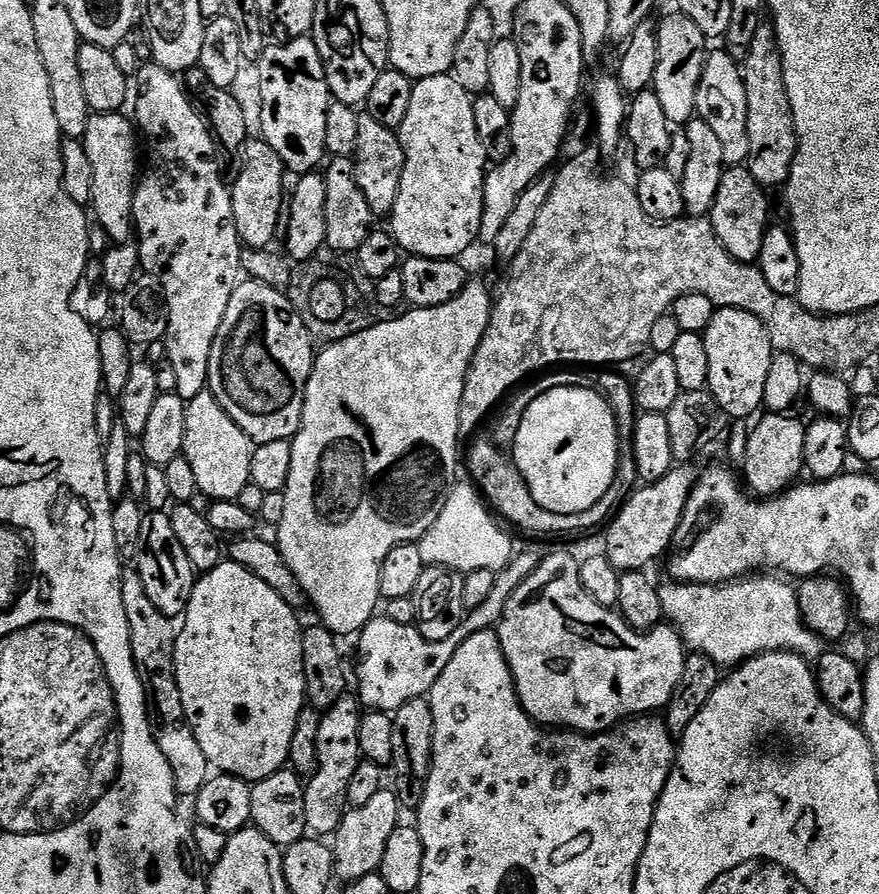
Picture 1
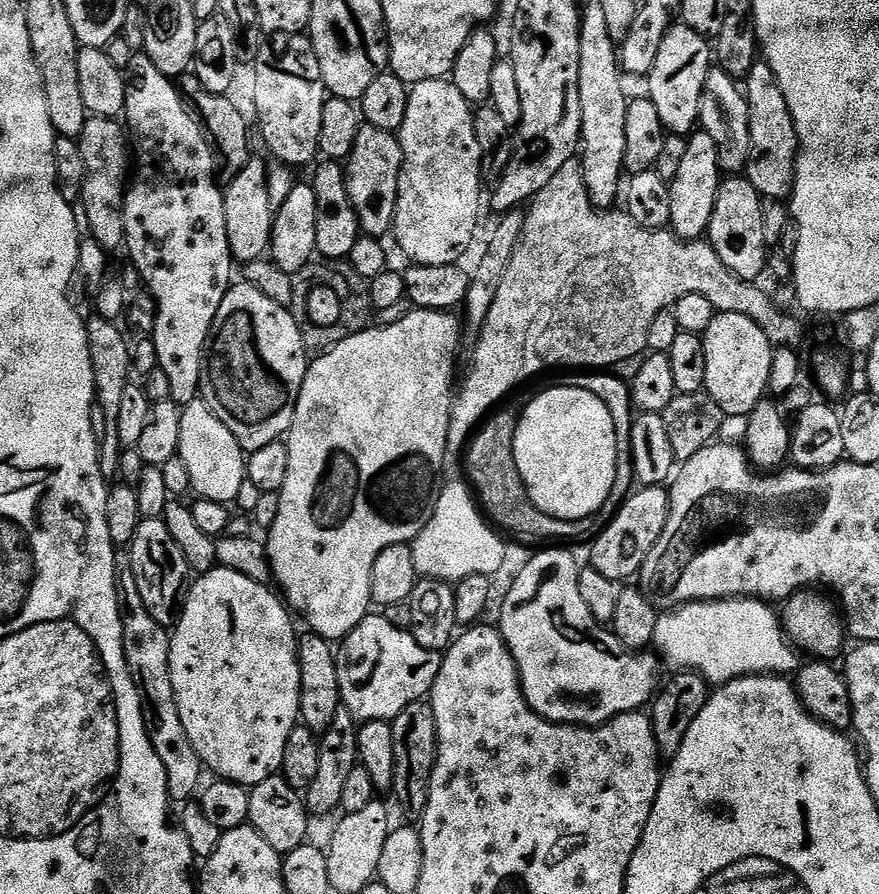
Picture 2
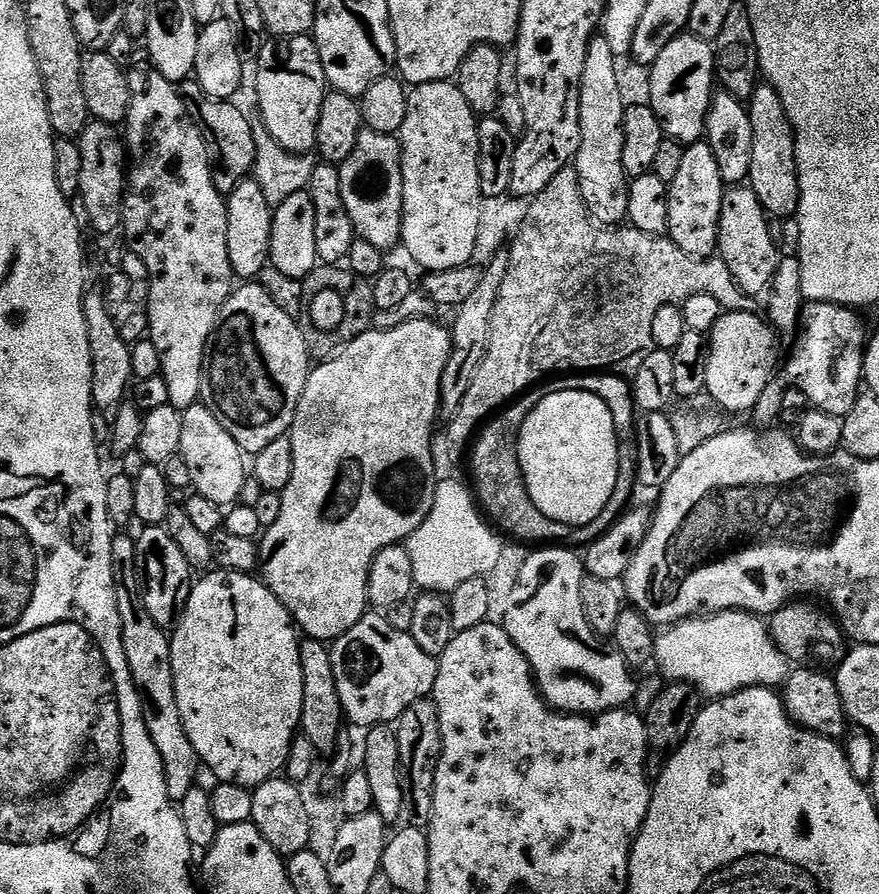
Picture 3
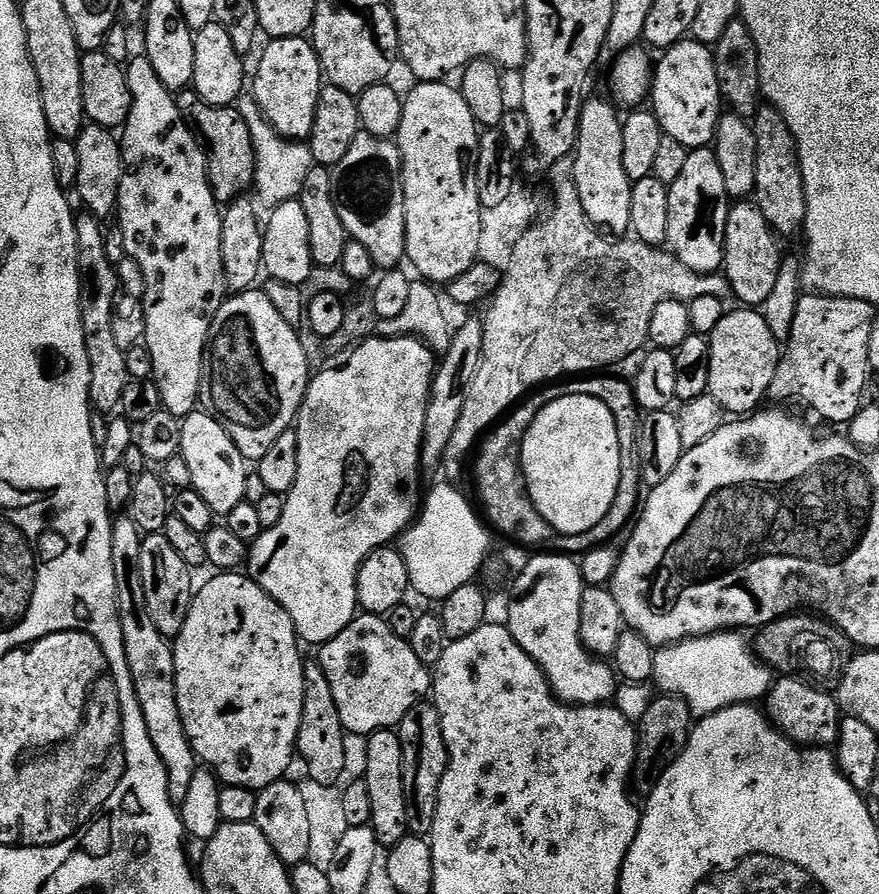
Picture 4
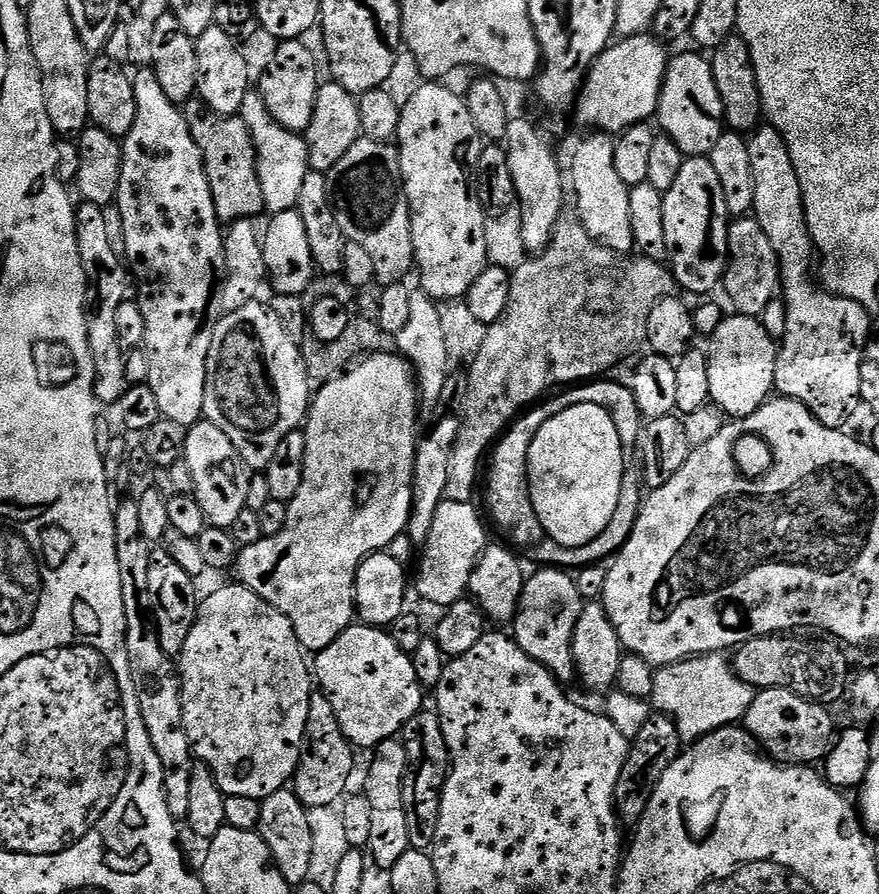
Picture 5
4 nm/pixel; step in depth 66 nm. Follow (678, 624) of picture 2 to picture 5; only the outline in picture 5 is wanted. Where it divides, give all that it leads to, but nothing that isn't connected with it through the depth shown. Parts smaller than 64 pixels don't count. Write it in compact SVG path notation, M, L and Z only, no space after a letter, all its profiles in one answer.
M719 652L690 656L687 660L680 660L676 664L661 667L656 672L651 699L661 713L675 719L680 731L681 741L695 742L701 736L708 736L712 732L717 732L720 728L735 725L737 722L743 721L745 714L750 710L750 702L754 702L757 689L747 680L740 679L735 667L730 663L729 657L728 660L726 657L727 655Z

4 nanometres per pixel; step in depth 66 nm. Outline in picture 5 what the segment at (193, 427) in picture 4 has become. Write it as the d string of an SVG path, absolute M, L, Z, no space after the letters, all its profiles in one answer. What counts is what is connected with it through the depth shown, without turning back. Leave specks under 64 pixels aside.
M201 422L188 428L184 447L184 459L190 466L190 478L194 478L192 492L202 506L209 525L213 528L231 529L238 514L248 507L250 469L238 454L234 442L218 426Z

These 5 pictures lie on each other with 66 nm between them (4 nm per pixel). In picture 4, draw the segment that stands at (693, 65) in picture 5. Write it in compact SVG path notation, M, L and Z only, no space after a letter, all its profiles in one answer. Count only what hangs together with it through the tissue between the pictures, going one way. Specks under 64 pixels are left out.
M685 38L661 56L664 57L654 68L650 108L660 123L663 135L674 138L674 142L682 142L682 146L689 150L709 147L715 141L722 115L713 49L697 40Z

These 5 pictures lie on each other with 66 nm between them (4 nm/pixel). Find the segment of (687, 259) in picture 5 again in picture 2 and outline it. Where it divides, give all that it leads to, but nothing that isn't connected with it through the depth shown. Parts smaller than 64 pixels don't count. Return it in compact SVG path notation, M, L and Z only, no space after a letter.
M696 130L687 137L687 141L682 167L678 169L676 177L670 181L670 228L678 236L700 238L707 233L710 226L722 173L718 162L718 150L710 134Z

